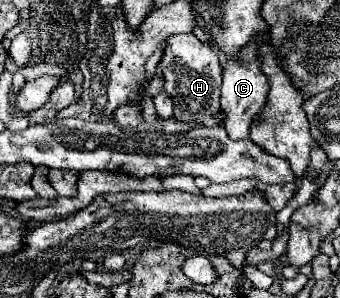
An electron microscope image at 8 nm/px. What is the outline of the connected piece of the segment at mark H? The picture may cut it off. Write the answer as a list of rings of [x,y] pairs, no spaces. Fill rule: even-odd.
[[[192,32],[174,34],[167,40],[162,62],[158,64],[164,76],[164,90],[174,100],[174,116],[178,120],[204,120],[220,108],[220,84],[222,66],[218,54]]]

